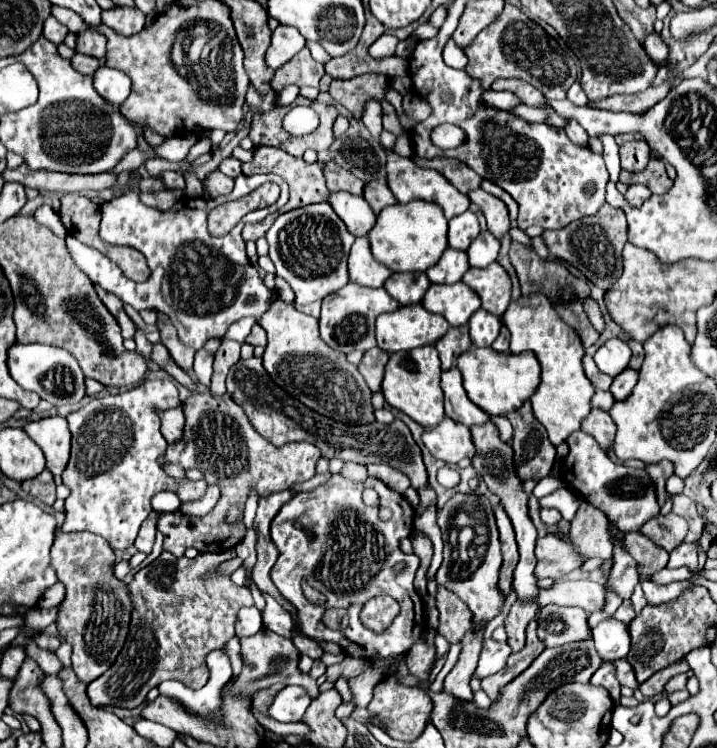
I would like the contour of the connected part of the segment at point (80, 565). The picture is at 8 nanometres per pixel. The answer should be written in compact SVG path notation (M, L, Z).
M57 531L51 565L57 571L57 577L67 587L65 601L61 603L57 627L63 639L73 647L71 665L75 675L83 683L91 683L101 677L117 659L119 649L125 643L131 617L129 589L123 581L113 575L115 555L103 537L93 533L63 533Z

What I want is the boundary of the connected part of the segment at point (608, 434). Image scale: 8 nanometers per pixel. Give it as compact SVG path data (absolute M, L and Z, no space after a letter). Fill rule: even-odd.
M593 409L591 415L583 421L581 431L593 435L593 439L601 445L603 451L609 451L613 447L615 439L615 421L611 419L609 413L603 413L599 409Z

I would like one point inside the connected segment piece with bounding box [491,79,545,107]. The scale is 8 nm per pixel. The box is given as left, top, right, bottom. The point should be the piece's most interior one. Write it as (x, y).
(525, 91)

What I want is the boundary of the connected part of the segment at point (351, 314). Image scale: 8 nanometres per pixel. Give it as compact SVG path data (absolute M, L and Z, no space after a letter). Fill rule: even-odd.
M347 283L343 289L337 293L331 293L323 299L321 307L321 319L319 319L319 331L321 339L335 351L349 353L353 349L359 351L369 351L371 347L377 345L375 341L375 319L381 313L397 309L399 303L387 295L385 289L371 289L355 283Z

